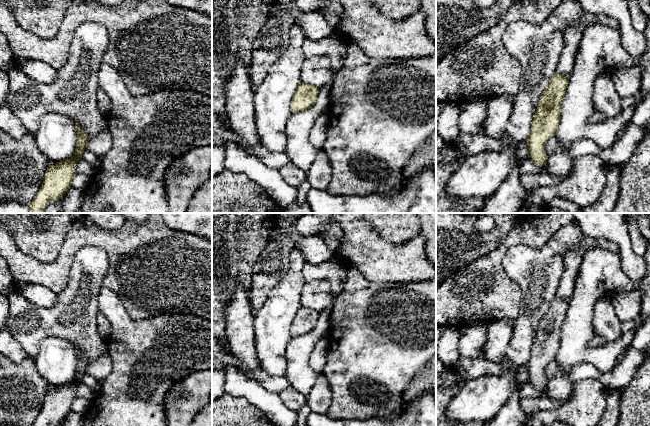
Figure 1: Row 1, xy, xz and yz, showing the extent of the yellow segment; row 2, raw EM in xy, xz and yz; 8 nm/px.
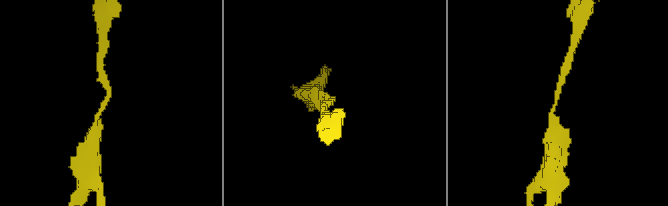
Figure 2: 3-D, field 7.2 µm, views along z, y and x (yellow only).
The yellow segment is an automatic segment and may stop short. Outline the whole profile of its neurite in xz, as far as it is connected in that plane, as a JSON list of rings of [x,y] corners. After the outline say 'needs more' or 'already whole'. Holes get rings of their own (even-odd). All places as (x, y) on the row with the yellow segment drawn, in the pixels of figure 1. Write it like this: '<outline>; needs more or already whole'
[[[301,82],[293,95],[291,112],[297,113],[311,108],[317,100],[318,92],[319,88],[316,85]]]; already whole

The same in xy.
[[[75,123],[75,127],[77,143],[74,155],[47,168],[41,187],[29,204],[30,210],[28,213],[43,213],[52,199],[62,199],[64,194],[71,188],[72,179],[76,175],[76,163],[82,159],[82,154],[90,139],[81,130],[80,124]]]; already whole

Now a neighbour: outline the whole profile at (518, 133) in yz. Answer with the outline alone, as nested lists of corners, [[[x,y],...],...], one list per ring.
[[[567,0],[540,25],[518,21],[508,26],[502,38],[503,45],[522,66],[521,84],[515,95],[515,103],[507,125],[507,132],[514,142],[527,141],[540,97],[558,66],[561,50],[564,47],[566,28],[576,25],[584,25],[587,28],[595,22],[597,22],[597,14],[585,11],[579,0]]]

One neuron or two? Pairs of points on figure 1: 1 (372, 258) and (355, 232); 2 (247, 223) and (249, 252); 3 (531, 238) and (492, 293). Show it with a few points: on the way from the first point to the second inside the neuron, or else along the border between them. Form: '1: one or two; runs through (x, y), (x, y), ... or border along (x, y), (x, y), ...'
1: one; runs through (367, 252), (360, 245), (359, 238)
2: one; runs through (247, 230), (247, 245)
3: one; runs through (513, 239), (493, 260), (493, 275)

